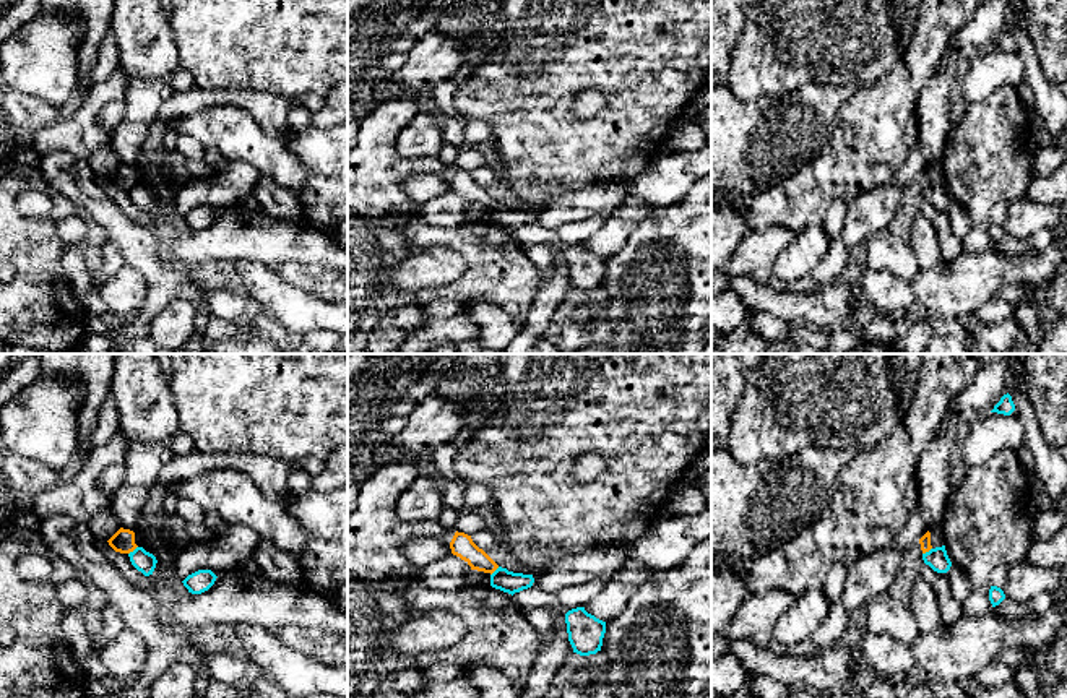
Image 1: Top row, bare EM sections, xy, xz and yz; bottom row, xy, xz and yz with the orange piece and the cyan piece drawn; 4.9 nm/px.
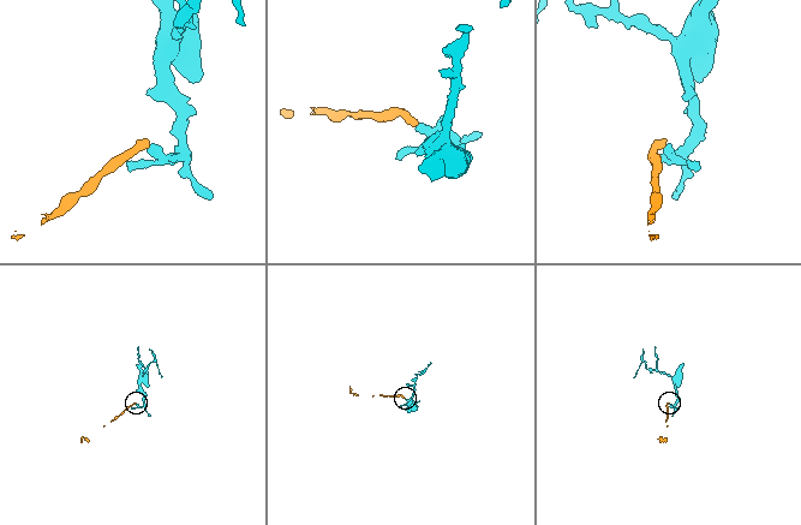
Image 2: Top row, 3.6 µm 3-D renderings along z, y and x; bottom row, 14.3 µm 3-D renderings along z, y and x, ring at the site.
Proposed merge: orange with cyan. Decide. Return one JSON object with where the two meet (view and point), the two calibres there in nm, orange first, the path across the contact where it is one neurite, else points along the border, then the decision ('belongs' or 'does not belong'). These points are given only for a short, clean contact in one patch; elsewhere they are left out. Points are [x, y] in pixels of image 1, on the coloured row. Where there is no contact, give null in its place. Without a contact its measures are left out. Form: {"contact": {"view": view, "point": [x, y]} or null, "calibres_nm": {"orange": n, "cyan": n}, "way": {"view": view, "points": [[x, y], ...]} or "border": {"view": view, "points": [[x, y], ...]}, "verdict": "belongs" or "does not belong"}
{"contact": {"view": "xy", "point": [132, 551]}, "calibres_nm": {"orange": 110, "cyan": 110}, "border": {"view": "xy", "points": [[137, 546], [129, 554]]}, "verdict": "does not belong"}

